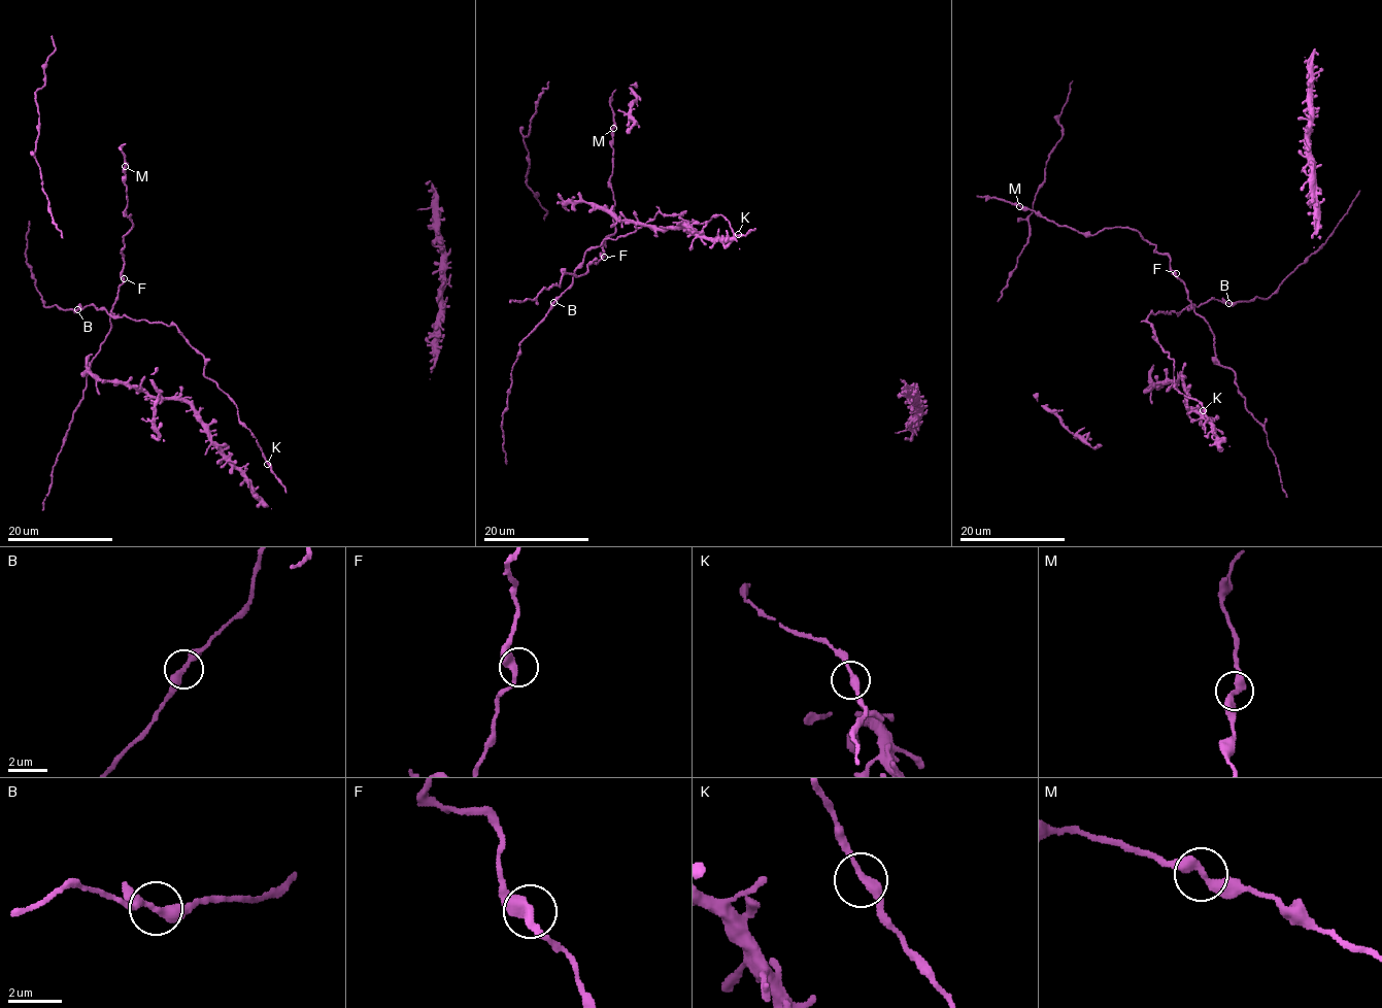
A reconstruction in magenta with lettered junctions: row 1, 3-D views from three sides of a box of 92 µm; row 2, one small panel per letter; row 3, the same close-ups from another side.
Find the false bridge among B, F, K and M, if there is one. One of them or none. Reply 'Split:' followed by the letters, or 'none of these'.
Split: none of these

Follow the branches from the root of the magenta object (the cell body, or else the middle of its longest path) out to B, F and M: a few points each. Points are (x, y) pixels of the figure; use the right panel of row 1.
B: (1204, 408), (1175, 388), (1174, 361), (1155, 338), (1147, 316), (1177, 313), (1211, 299), (1229, 303)
F: (1204, 408), (1175, 388), (1174, 361), (1147, 321), (1152, 312), (1177, 313), (1190, 305), (1176, 273)
M: (1204, 408), (1175, 388), (1174, 361), (1147, 321), (1190, 305), (1171, 258), (1137, 231), (1079, 233), (1019, 206)

